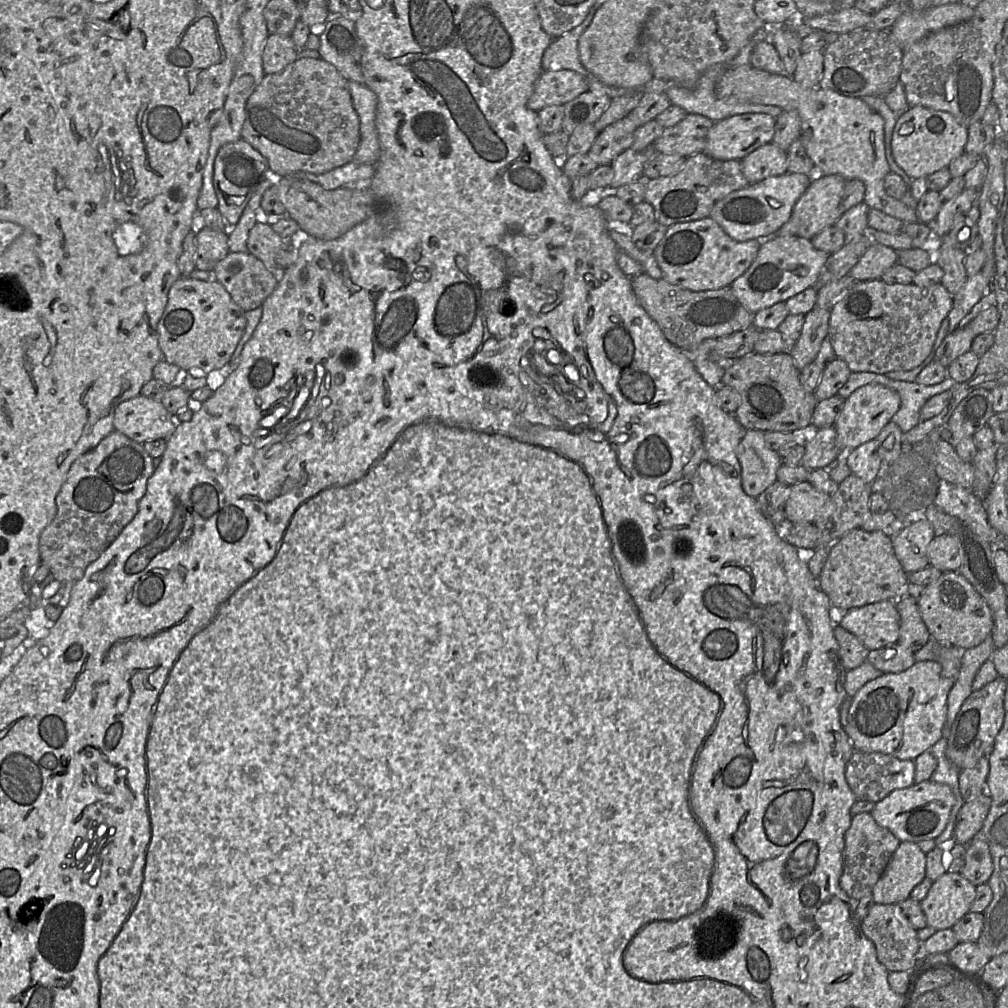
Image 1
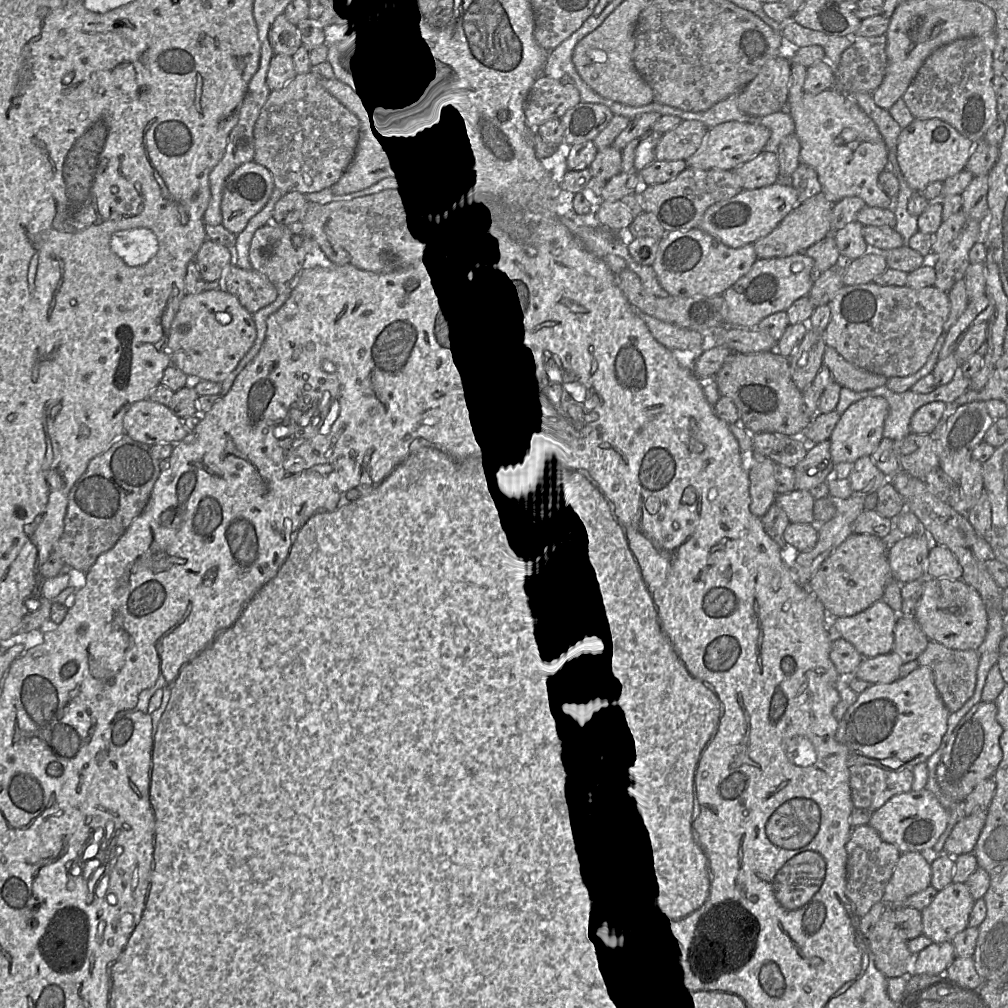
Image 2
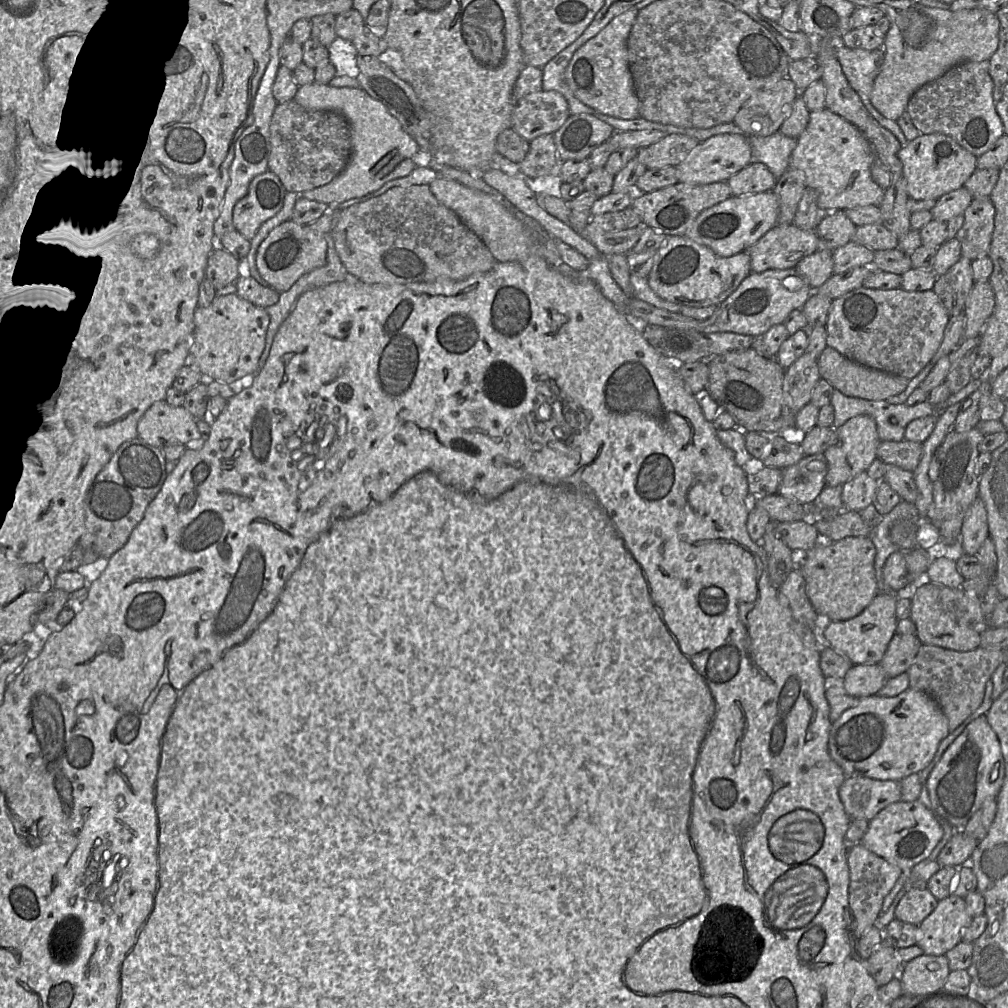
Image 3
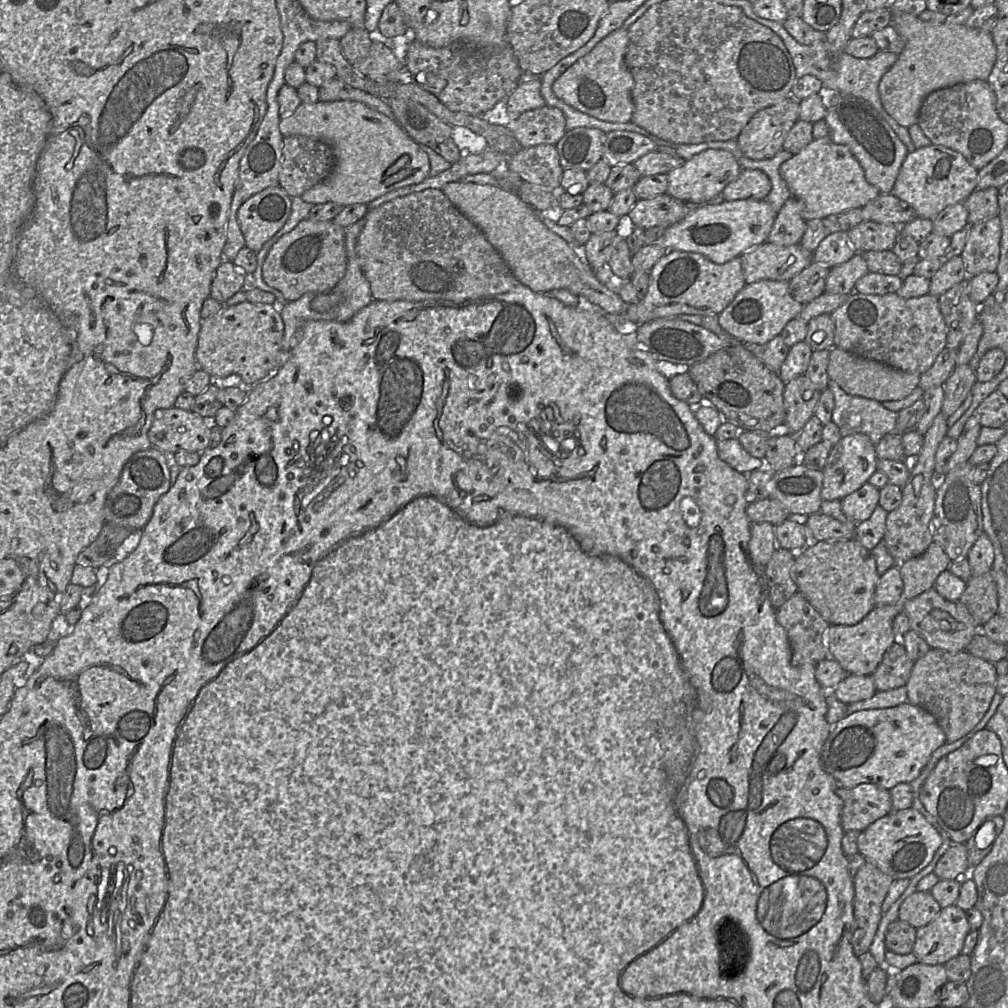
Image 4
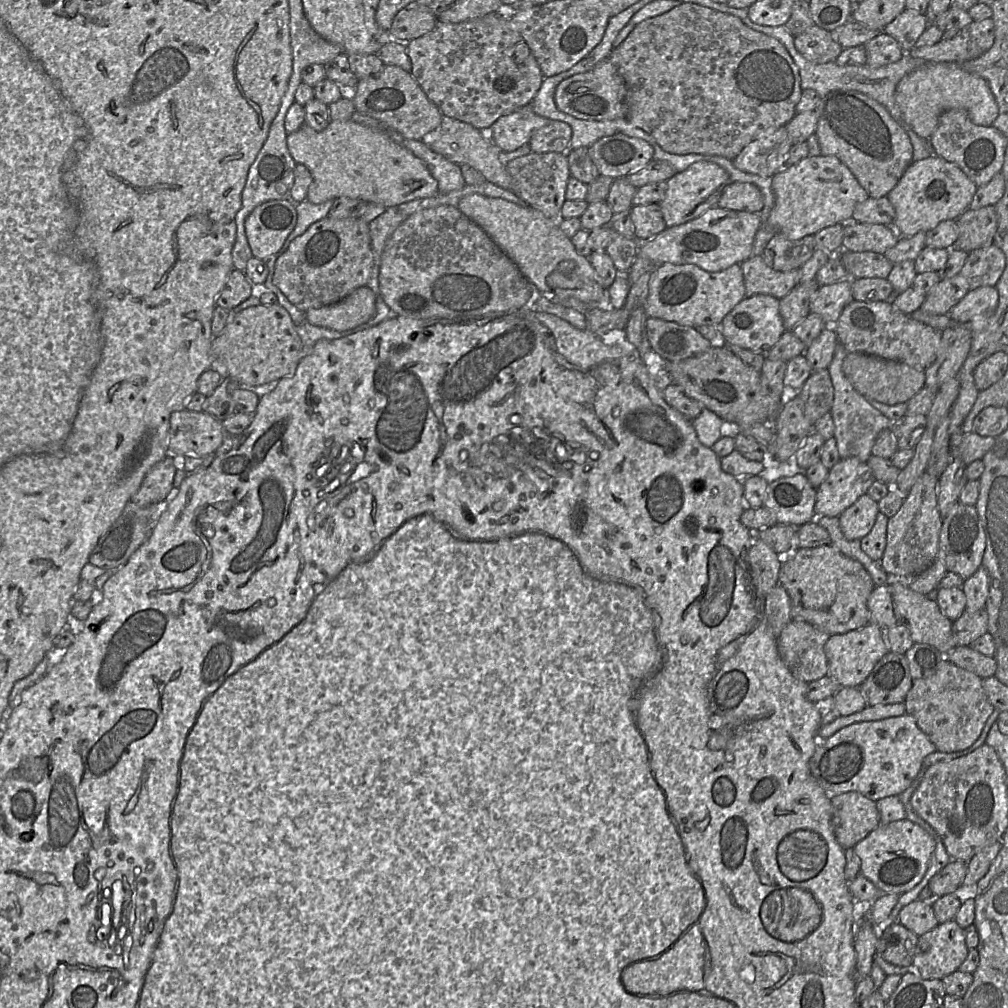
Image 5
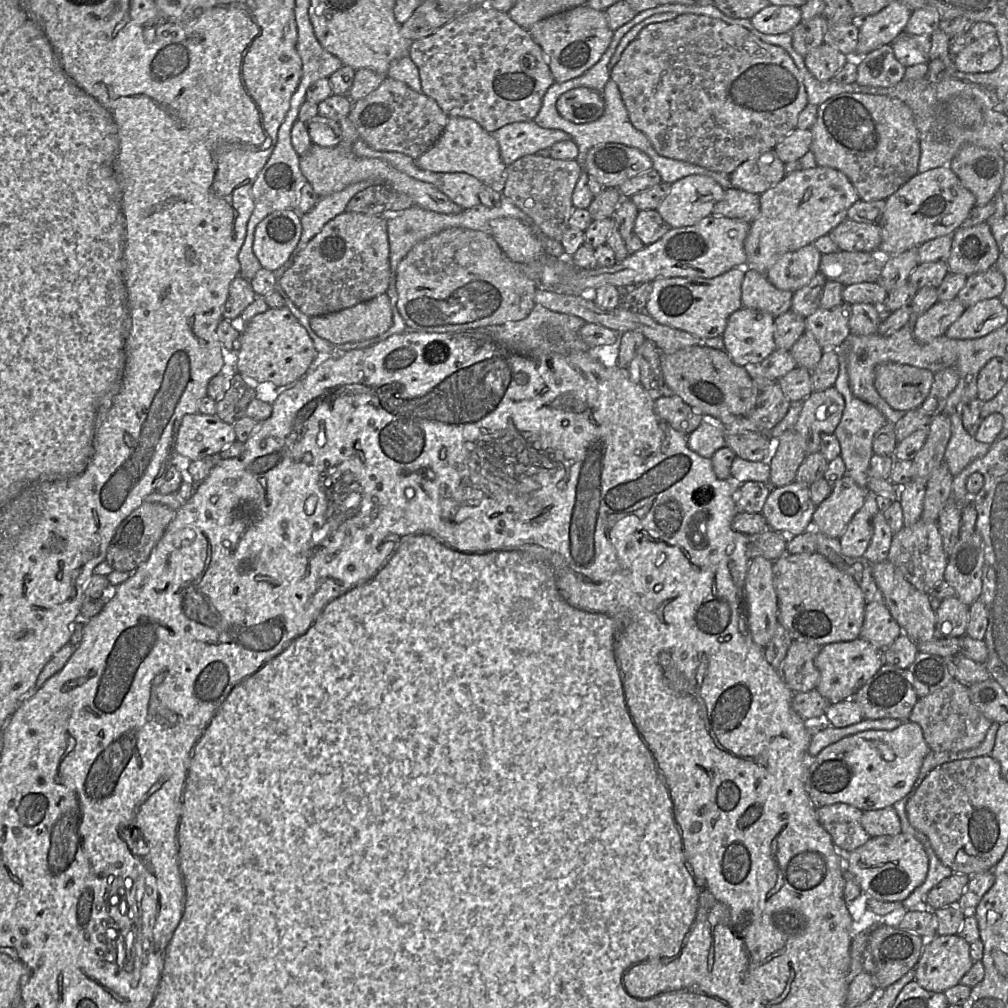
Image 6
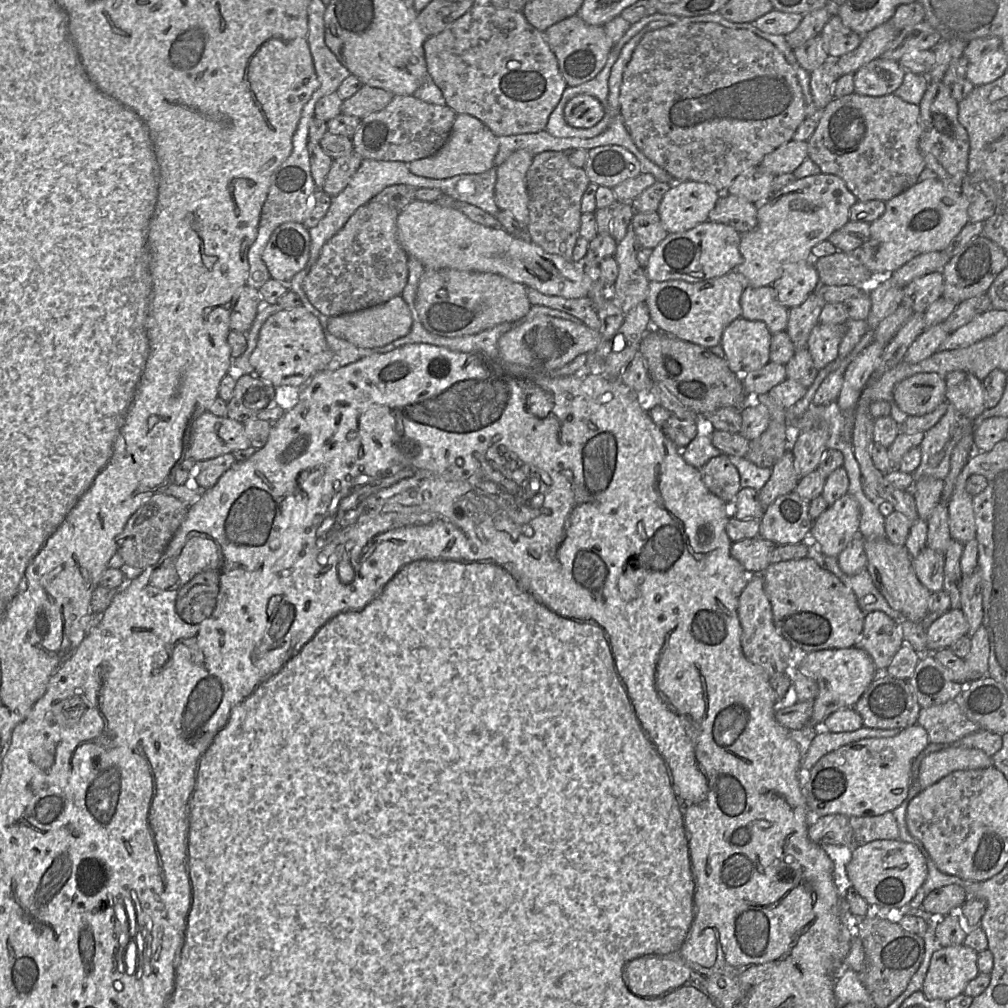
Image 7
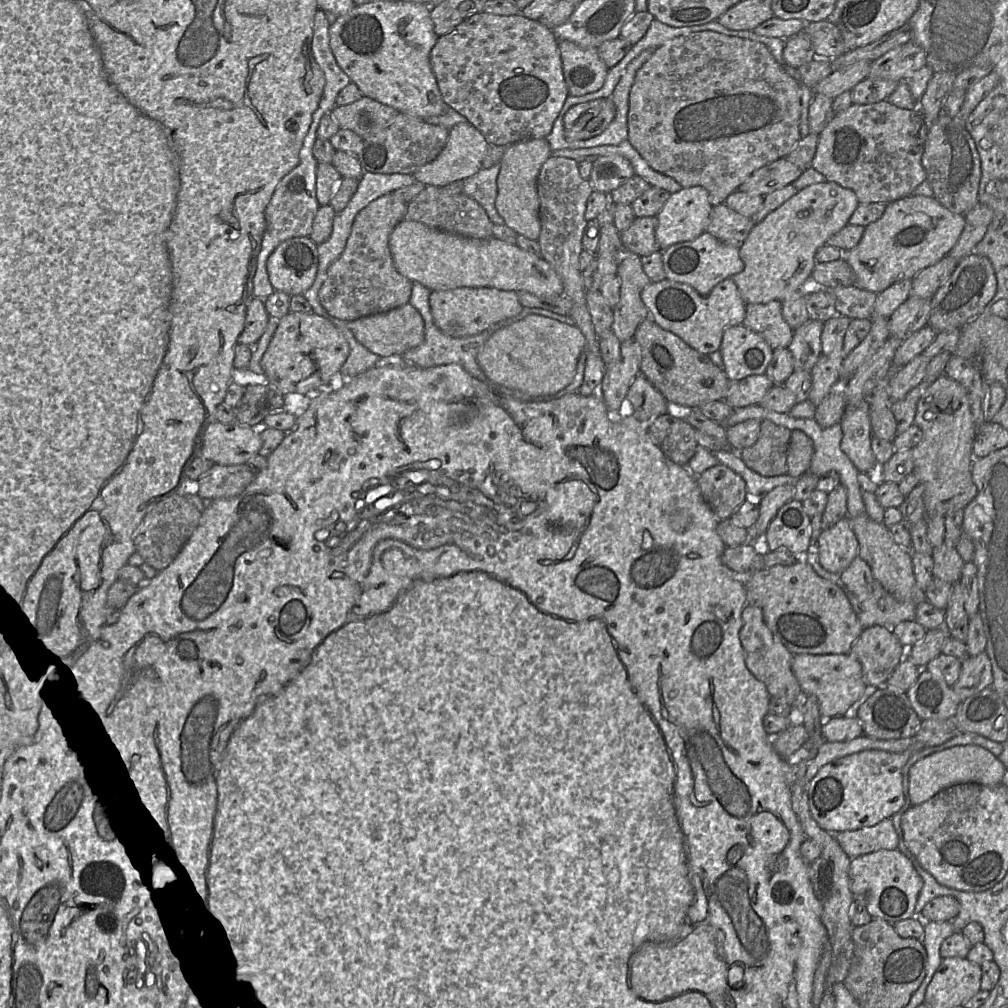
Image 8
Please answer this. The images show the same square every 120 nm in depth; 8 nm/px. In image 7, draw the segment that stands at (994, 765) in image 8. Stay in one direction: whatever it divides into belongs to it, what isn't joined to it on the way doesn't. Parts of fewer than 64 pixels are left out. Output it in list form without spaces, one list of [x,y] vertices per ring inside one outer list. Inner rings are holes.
[[[946,748],[926,756],[919,769],[920,789],[926,789],[943,777],[957,770],[984,769],[993,766],[992,759],[984,751],[977,748]]]

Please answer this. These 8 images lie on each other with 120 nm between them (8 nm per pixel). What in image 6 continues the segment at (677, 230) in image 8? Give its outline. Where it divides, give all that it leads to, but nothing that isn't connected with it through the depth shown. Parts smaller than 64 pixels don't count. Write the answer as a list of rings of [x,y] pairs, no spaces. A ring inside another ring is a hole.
[[[694,174],[672,183],[656,210],[671,228],[692,226],[711,215],[724,194],[714,179]]]

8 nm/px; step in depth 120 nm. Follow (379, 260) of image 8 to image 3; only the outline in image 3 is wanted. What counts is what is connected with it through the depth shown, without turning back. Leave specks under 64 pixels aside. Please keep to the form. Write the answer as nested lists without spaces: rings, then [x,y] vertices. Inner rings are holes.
[[[285,221],[275,227],[261,242],[255,257],[256,268],[261,278],[271,288],[285,292],[305,273],[319,268],[326,263],[327,239],[323,233],[313,230],[308,225],[294,221]]]

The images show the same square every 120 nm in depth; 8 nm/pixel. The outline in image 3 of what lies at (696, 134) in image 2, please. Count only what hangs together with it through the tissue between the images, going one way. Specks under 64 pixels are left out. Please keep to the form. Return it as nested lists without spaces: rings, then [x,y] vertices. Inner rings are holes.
[[[682,134],[666,135],[660,141],[638,150],[637,157],[647,169],[660,169],[678,166],[700,142]]]

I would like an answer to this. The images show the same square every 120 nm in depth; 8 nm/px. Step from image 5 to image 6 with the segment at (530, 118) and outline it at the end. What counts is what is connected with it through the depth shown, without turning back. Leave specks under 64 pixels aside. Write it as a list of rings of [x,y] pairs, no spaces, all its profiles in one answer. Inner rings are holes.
[[[535,121],[514,122],[490,133],[499,146],[506,166],[517,159],[548,150],[553,144],[571,140],[571,135],[558,129],[538,126]]]

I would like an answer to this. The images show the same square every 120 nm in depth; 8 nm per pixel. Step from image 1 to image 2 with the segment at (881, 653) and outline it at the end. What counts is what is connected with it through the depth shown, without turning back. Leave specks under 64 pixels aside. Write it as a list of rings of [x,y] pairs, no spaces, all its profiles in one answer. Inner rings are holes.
[[[893,652],[864,658],[852,676],[871,684],[889,684],[900,679],[902,662]]]

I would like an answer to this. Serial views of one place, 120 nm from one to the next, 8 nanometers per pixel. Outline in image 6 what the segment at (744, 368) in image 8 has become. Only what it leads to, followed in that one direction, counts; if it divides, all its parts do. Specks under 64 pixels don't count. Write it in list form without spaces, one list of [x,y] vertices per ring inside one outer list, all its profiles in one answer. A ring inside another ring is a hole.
[[[741,307],[729,316],[721,337],[725,351],[734,363],[742,367],[749,363],[760,364],[776,349],[774,320],[775,318],[769,313],[746,307]]]

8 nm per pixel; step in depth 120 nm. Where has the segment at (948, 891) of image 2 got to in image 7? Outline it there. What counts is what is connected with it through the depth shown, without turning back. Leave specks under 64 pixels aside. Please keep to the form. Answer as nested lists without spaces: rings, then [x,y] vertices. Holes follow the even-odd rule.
[[[964,945],[939,947],[932,955],[921,992],[929,1000],[944,1001],[962,994],[966,985],[979,974],[977,954]]]

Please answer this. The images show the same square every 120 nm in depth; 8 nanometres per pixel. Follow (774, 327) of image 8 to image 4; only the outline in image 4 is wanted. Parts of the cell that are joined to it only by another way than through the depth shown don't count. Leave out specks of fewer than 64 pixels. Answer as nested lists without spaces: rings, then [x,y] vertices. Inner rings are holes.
[[[764,242],[763,244],[745,252],[740,257],[742,258],[746,284],[761,280],[790,282],[793,277],[813,262],[814,253],[804,249],[801,244],[782,246],[770,242]]]

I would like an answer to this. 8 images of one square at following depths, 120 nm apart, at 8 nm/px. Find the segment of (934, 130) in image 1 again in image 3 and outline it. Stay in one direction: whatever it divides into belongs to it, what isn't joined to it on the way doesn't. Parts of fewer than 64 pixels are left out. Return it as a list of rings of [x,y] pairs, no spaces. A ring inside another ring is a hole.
[[[941,133],[921,134],[903,146],[898,155],[907,181],[908,195],[916,200],[937,201],[944,194],[965,186],[977,169],[977,157],[953,138]]]

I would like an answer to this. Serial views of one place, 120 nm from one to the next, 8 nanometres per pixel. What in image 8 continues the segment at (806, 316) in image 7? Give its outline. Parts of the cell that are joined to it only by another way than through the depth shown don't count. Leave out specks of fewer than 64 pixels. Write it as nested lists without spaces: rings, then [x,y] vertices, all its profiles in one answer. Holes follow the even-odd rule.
[[[813,318],[794,330],[788,349],[793,355],[795,369],[812,371],[822,355],[822,330],[823,322]]]

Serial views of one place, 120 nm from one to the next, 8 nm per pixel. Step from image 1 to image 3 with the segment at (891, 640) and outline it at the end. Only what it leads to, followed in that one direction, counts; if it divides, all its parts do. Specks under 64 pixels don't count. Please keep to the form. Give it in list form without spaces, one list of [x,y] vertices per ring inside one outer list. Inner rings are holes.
[[[879,592],[871,603],[856,617],[845,621],[824,621],[821,640],[847,657],[853,665],[879,664],[888,645],[897,633],[896,605],[898,596],[894,592]]]

